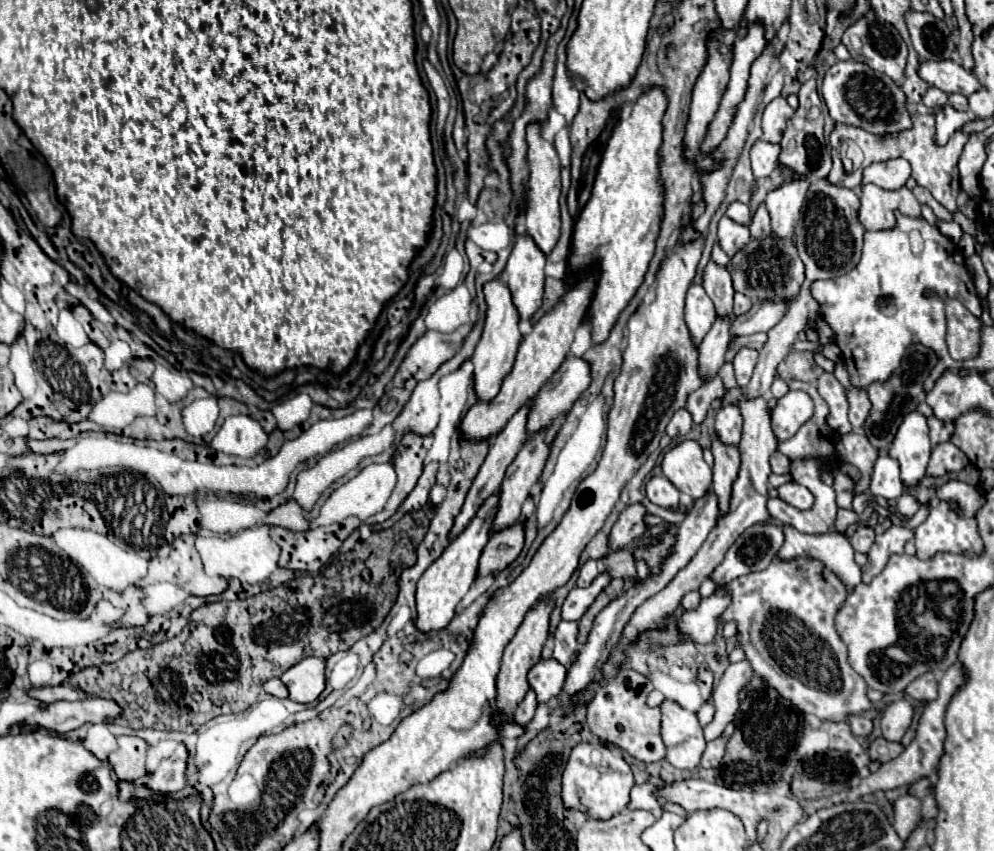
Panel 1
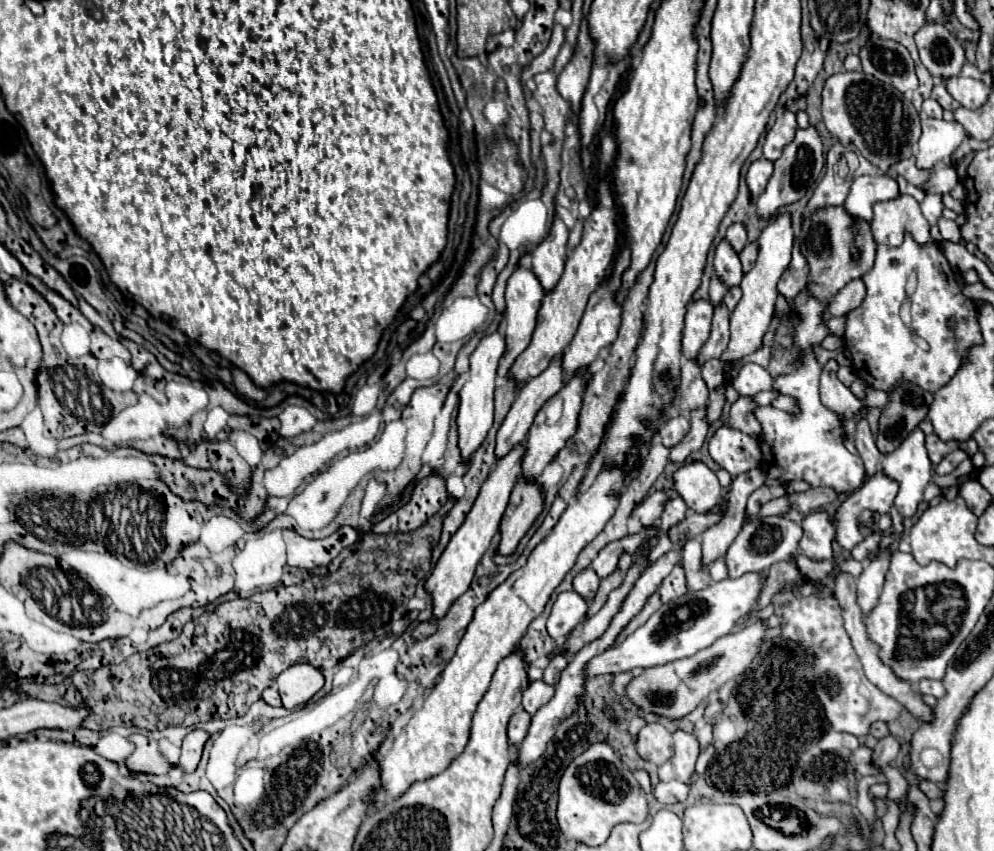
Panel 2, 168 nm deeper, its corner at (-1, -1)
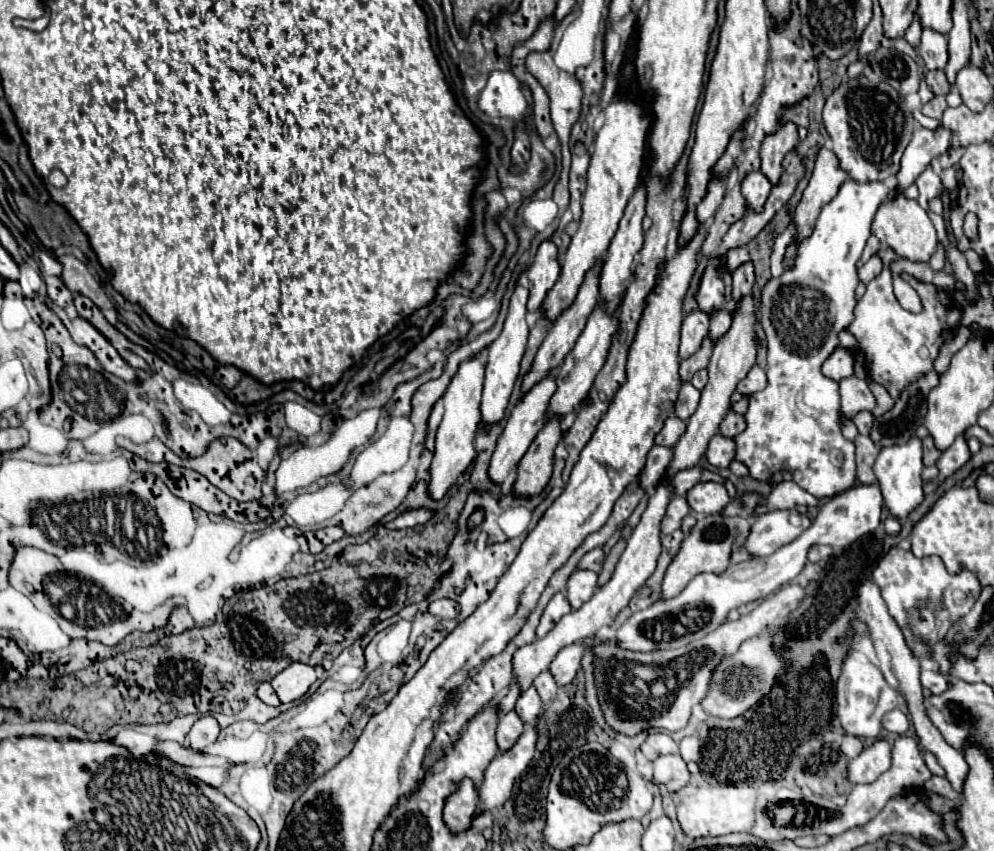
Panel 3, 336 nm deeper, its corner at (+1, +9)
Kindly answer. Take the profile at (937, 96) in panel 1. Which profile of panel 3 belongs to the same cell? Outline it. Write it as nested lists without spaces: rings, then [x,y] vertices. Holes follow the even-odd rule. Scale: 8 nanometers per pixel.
[[[935,96],[931,102],[927,102],[927,104],[921,108],[921,112],[923,112],[925,116],[931,116],[931,118],[941,120],[941,116],[943,116],[945,108],[947,108],[945,98],[943,98],[943,96]]]

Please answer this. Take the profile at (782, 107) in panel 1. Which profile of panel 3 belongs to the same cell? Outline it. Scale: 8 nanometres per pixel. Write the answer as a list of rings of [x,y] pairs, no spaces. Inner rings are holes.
[[[793,122],[781,124],[777,134],[769,134],[769,138],[763,140],[761,148],[761,172],[765,178],[775,186],[779,184],[779,178],[783,174],[783,158],[785,154],[793,152],[799,144],[797,126]]]

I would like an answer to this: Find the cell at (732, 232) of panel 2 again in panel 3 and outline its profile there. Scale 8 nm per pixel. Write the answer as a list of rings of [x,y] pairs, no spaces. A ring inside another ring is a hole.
[[[741,246],[741,250],[729,250],[729,258],[727,258],[727,270],[735,272],[739,266],[743,266],[745,262],[749,262],[749,254],[747,254],[747,246]]]

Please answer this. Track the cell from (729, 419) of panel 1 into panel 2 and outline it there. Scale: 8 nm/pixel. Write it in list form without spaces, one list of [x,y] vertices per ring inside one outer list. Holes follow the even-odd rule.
[[[723,424],[709,440],[711,458],[731,476],[747,472],[761,464],[759,442],[729,424]]]

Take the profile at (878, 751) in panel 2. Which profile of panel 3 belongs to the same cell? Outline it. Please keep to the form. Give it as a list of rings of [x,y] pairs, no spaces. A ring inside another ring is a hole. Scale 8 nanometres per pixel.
[[[877,740],[873,746],[865,748],[847,766],[847,780],[855,784],[871,784],[891,766],[891,746],[885,740]]]

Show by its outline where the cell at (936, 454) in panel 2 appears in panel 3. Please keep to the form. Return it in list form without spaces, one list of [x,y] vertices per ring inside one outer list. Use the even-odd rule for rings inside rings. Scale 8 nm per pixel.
[[[931,436],[923,438],[923,464],[933,466],[939,460],[939,456],[941,456],[941,452],[933,446],[933,438]]]

